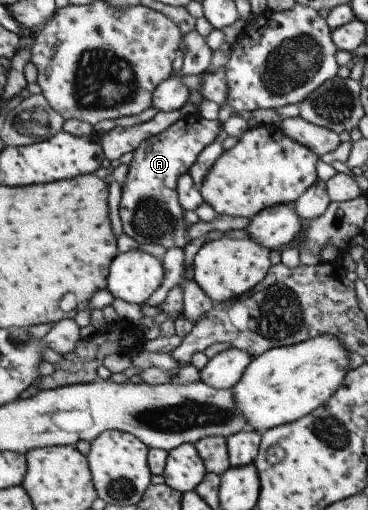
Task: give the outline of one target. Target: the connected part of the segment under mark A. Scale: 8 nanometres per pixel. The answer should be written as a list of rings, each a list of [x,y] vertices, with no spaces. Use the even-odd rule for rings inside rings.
[[[198,112],[182,116],[161,133],[146,137],[133,152],[128,163],[126,179],[121,183],[118,215],[121,231],[138,243],[156,244],[164,249],[183,249],[191,240],[189,224],[184,221],[178,204],[176,183],[180,175],[188,173],[198,154],[220,133],[219,120],[207,121]]]

